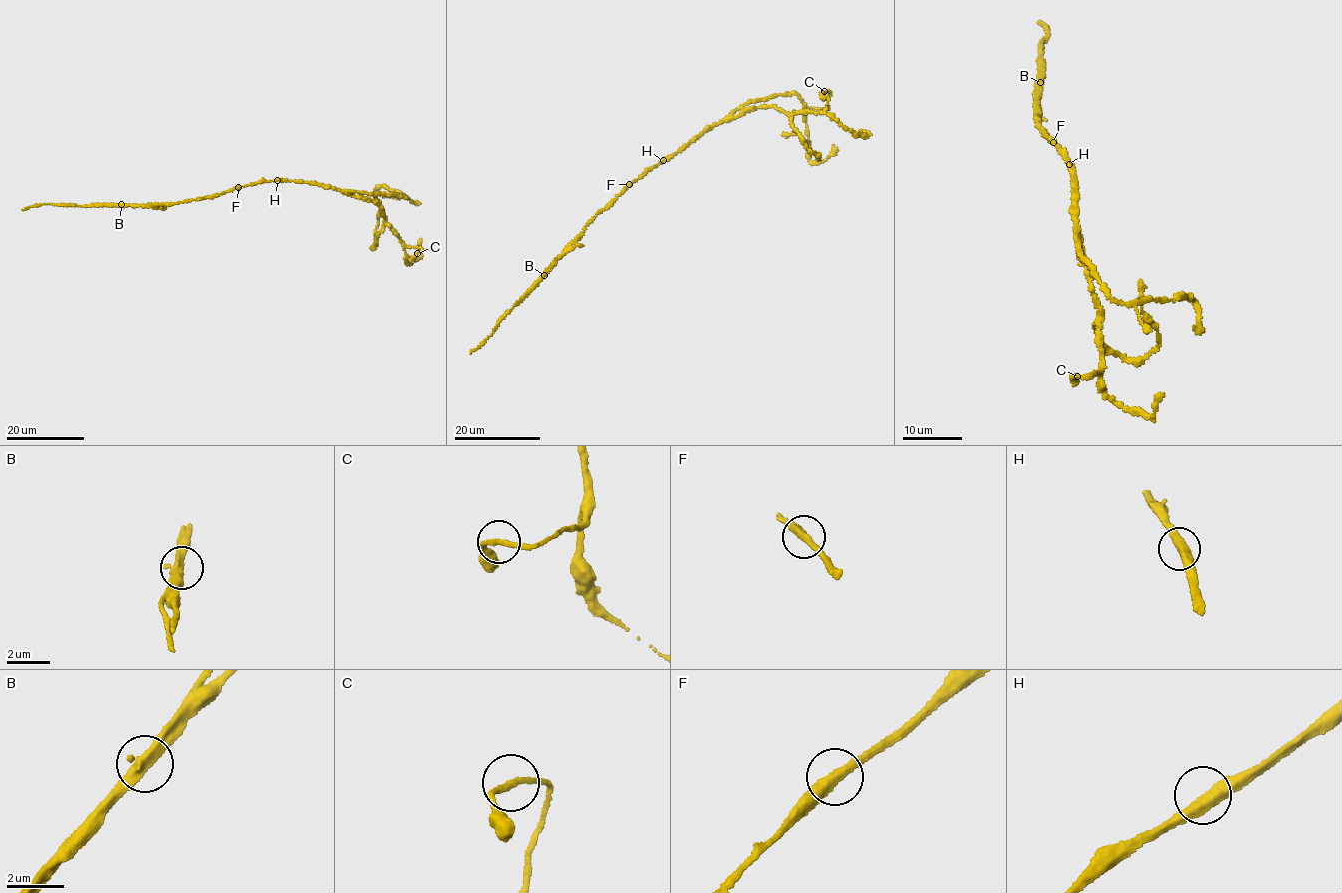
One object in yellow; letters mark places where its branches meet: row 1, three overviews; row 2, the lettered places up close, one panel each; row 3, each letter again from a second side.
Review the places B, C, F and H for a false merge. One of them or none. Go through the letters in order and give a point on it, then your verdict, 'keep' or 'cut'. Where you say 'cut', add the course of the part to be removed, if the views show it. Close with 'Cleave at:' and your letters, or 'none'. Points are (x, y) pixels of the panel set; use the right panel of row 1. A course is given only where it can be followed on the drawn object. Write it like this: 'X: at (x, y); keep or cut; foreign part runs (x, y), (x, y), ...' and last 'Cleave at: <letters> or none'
B: at (1040, 82); cut; foreign part runs (1040, 82), (1035, 92), (1039, 115), (1047, 121)
C: at (1077, 376); keep
F: at (1053, 142); keep
H: at (1069, 164); keep
Cleave at: B

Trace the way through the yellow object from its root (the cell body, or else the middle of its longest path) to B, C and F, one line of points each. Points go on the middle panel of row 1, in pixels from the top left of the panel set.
B: (663, 163), (627, 185), (606, 208), (592, 217), (544, 275)
C: (663, 163), (710, 128), (754, 109), (769, 107), (792, 115), (818, 113), (827, 105), (830, 92), (825, 91)
F: (663, 163), (629, 184)

